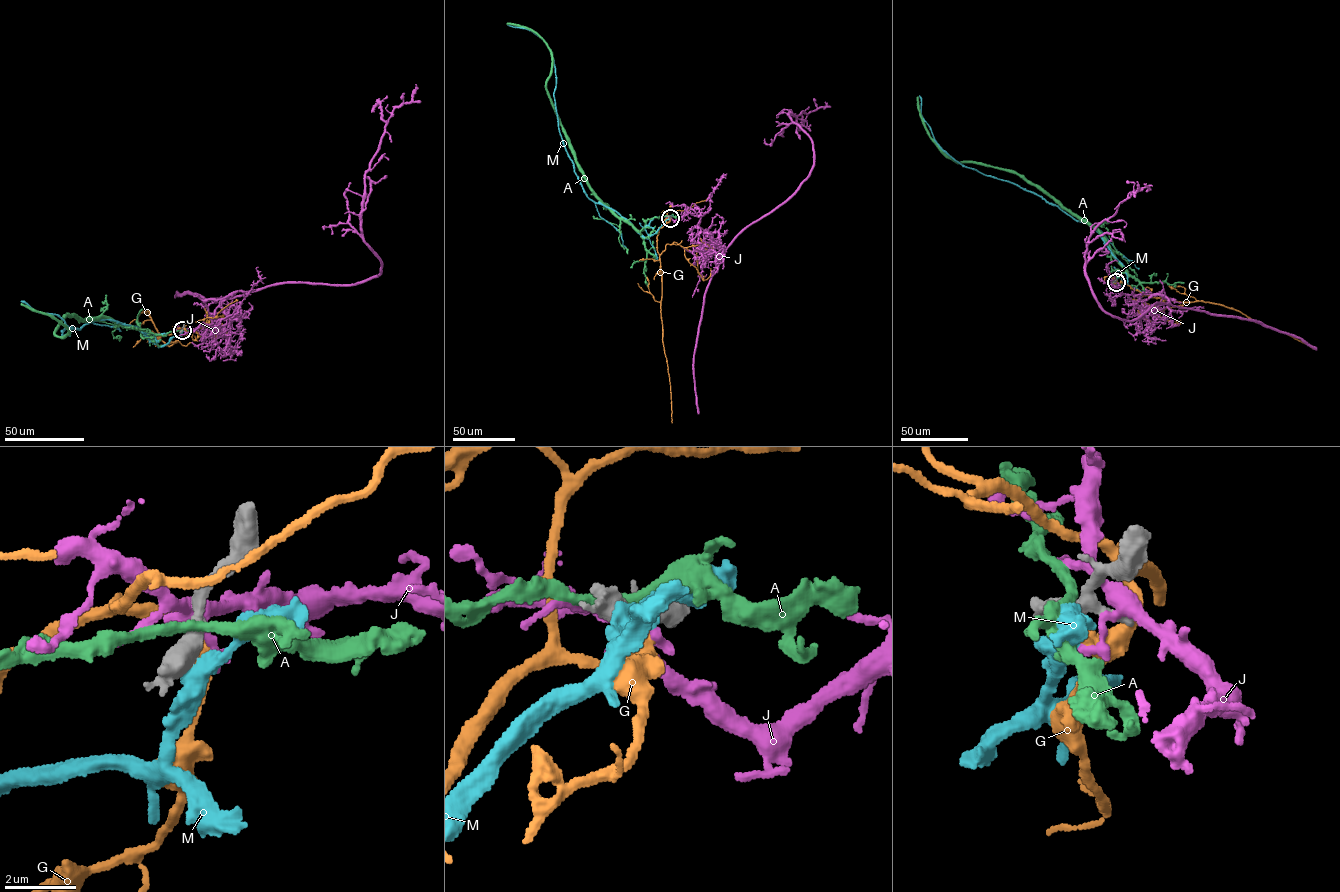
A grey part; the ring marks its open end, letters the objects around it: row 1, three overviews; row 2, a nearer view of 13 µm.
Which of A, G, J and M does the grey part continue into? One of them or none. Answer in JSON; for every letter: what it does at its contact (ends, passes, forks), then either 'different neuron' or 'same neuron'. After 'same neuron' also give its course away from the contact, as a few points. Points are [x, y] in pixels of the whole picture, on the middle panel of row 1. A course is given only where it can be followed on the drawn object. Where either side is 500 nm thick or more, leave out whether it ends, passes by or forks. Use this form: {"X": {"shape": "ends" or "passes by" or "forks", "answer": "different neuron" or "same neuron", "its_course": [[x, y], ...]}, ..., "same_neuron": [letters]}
{"A": {"shape": "passes by", "answer": "different neuron"}, "G": {"shape": "forks", "answer": "different neuron"}, "J": {"shape": "forks", "answer": "different neuron"}, "M": {"shape": "passes by", "answer": "different neuron"}, "same_neuron": []}

